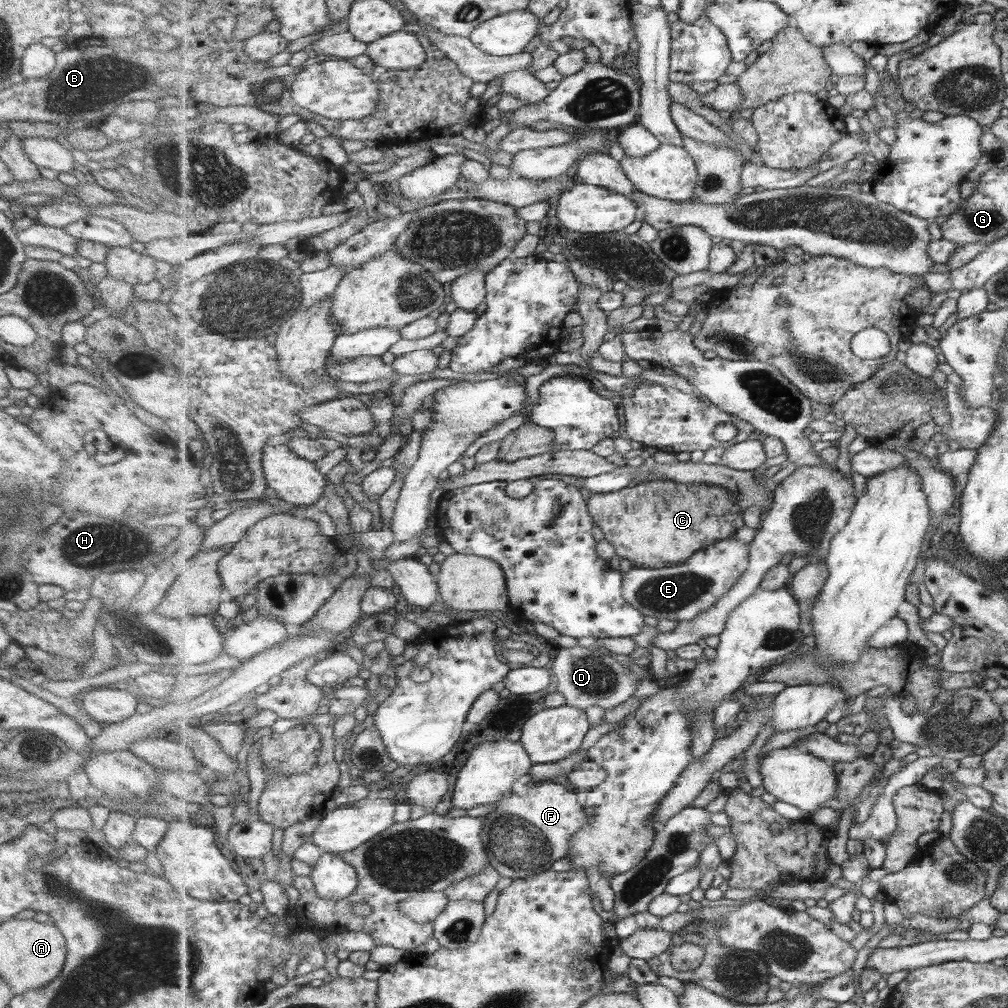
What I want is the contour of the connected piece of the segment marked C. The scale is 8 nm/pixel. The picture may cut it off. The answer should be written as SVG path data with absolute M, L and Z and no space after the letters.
M662 476L660 479L645 481L644 483L635 484L631 487L615 492L589 493L587 494L587 499L589 504L589 513L591 513L593 519L595 519L596 525L604 532L605 538L615 546L616 554L621 557L621 559L627 559L627 561L630 561L634 567L640 568L661 569L673 567L674 565L681 563L687 563L695 554L697 554L697 552L711 546L711 544L716 544L719 540L725 540L725 538L735 536L735 534L737 534L737 530L745 525L741 510L739 506L737 506L738 500L736 499L736 496L728 488L711 483L682 483L681 481L669 480Z

